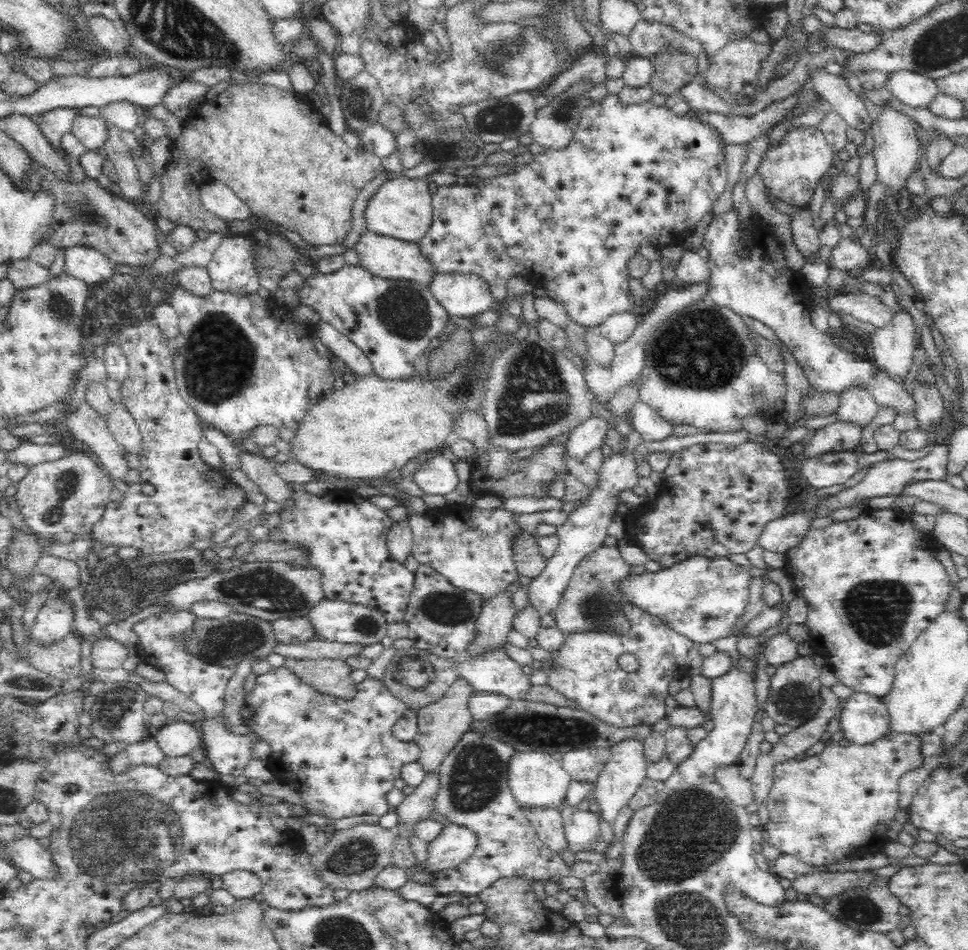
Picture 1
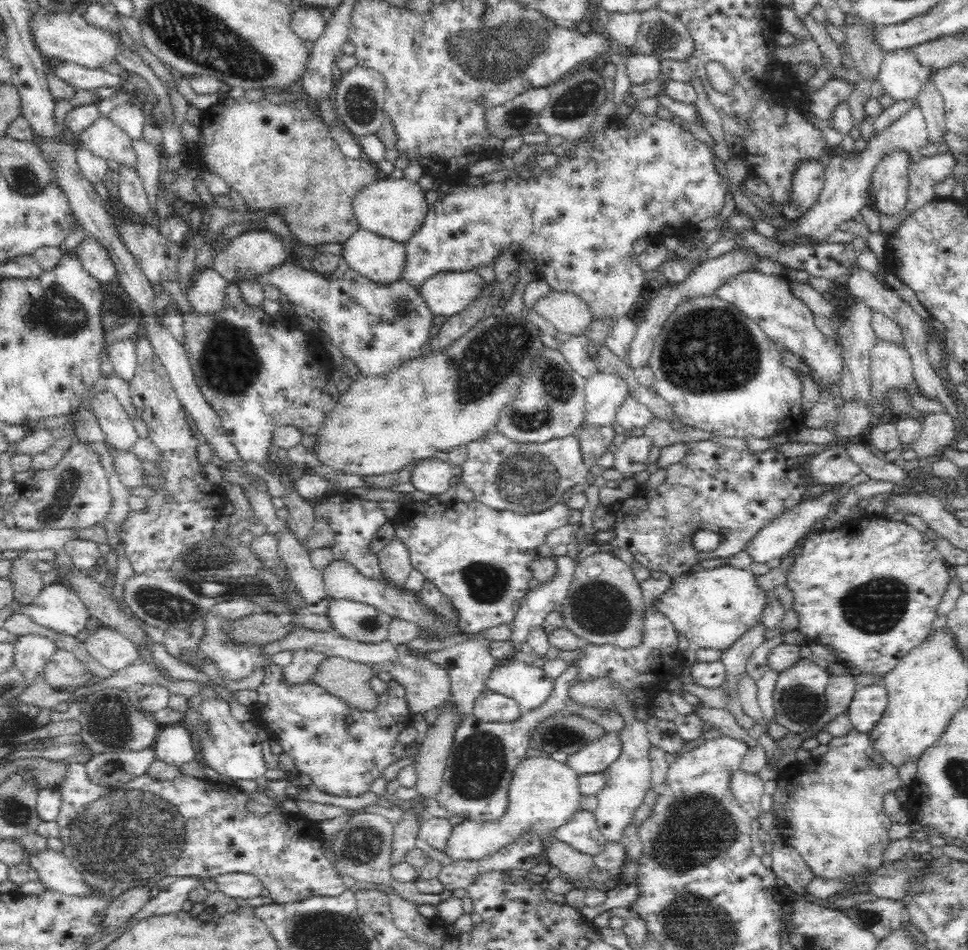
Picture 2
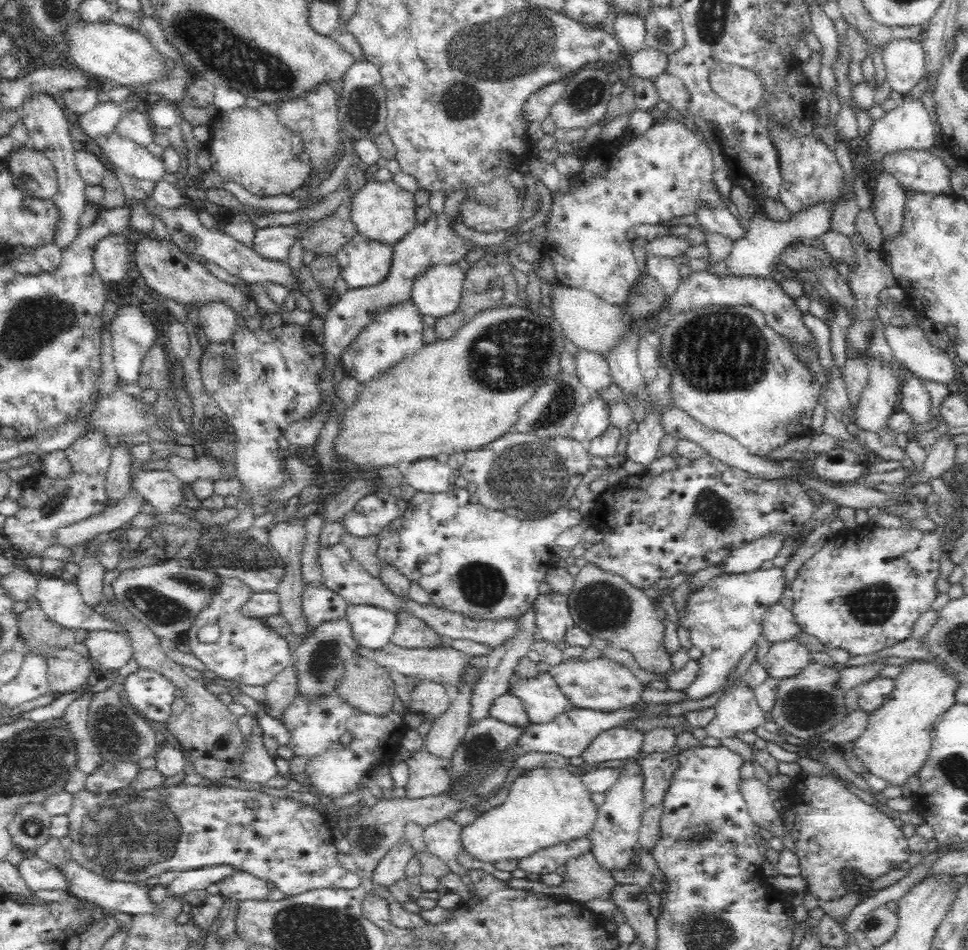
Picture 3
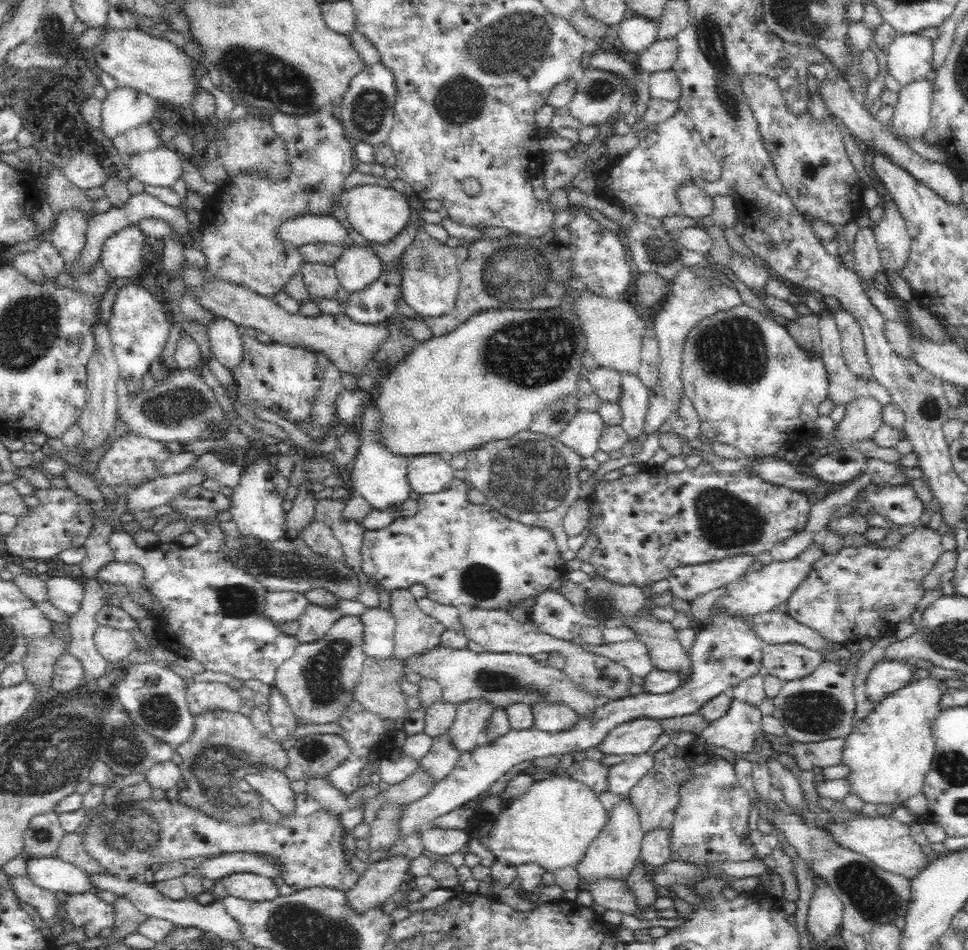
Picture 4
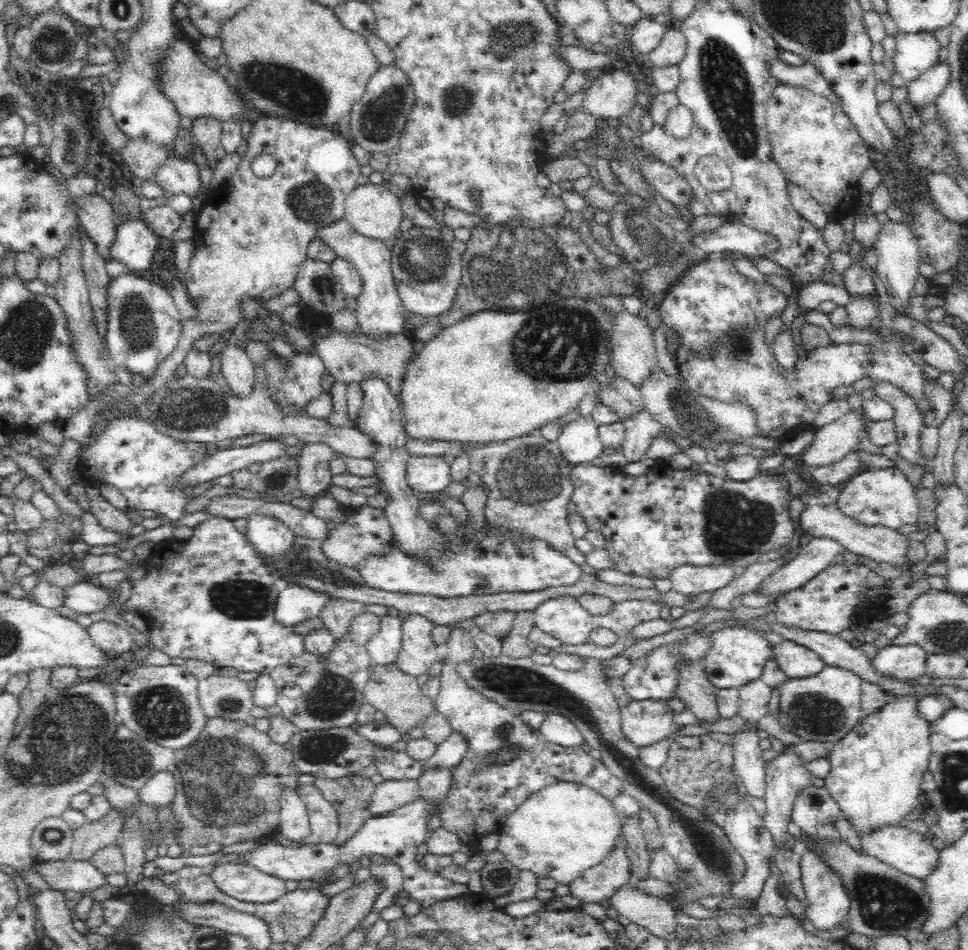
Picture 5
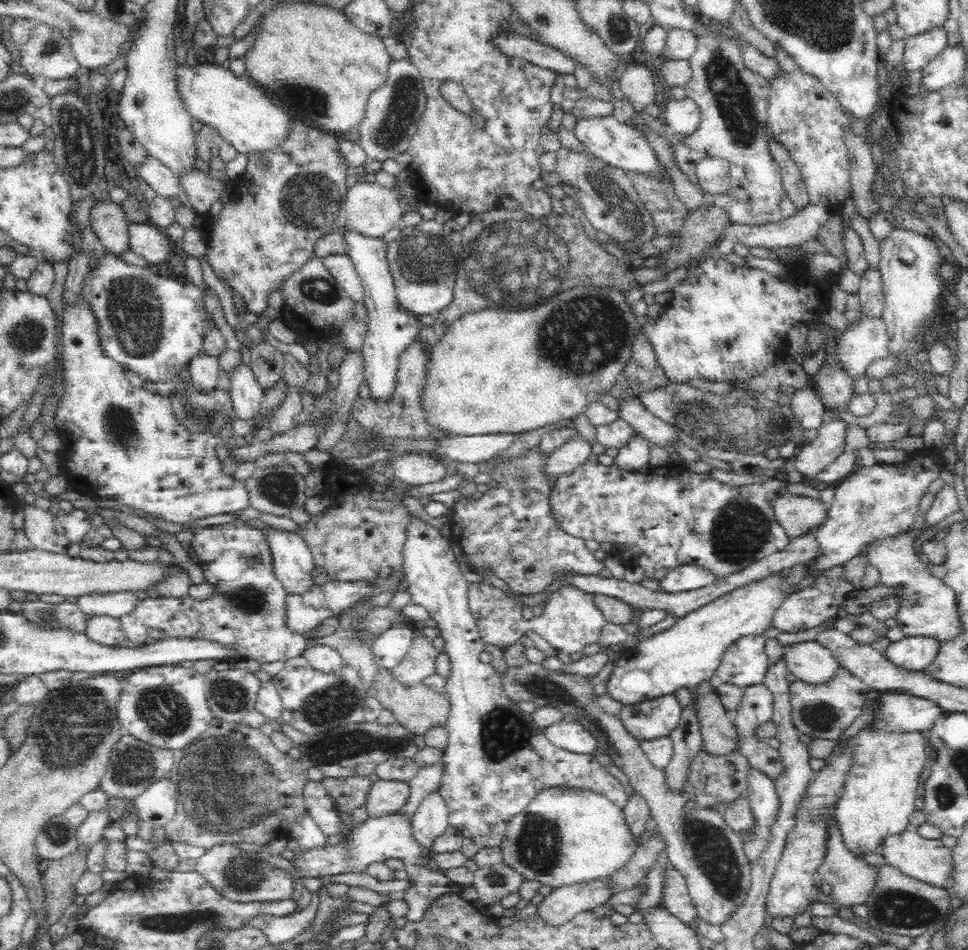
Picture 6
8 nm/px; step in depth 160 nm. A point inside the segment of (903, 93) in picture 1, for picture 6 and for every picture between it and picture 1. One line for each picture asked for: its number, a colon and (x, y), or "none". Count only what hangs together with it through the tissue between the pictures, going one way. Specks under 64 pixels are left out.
2: (902, 78)
3: (904, 60)
4: (909, 56)
5: (914, 53)
6: (919, 50)

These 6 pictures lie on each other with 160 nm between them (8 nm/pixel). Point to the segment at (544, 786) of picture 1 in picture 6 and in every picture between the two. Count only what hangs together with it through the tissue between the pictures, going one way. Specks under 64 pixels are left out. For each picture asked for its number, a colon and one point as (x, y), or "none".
2: (543, 794)
3: (544, 806)
4: (552, 822)
5: (565, 827)
6: (566, 835)

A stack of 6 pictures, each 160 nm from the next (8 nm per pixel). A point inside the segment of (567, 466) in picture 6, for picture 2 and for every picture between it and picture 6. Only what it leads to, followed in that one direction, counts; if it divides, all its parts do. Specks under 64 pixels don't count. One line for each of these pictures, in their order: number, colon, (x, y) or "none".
2: (604, 393)
3: (594, 419)
4: (583, 434)
5: (579, 441)

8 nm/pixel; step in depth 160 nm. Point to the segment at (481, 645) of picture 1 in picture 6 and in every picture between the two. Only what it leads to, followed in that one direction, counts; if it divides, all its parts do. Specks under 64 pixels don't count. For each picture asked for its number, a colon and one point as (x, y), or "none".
2: (468, 662)
3: (447, 730)
4: (443, 754)
5: (434, 782)
6: (431, 818)

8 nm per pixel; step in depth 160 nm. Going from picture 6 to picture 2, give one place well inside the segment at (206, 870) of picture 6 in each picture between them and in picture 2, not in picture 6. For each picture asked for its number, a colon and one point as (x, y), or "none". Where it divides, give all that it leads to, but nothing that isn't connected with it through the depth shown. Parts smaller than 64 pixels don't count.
2: (244, 886)
3: (242, 886)
4: (247, 886)
5: (243, 883)

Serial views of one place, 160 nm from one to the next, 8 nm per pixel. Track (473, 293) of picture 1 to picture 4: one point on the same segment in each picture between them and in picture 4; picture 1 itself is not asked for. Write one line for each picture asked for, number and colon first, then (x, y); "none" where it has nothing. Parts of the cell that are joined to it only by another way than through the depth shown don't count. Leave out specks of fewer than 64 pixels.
2: (447, 293)
3: (438, 292)
4: (431, 281)

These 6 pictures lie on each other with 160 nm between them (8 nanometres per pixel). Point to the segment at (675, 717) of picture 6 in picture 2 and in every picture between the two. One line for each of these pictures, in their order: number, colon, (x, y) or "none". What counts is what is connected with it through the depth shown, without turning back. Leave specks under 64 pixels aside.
2: (593, 758)
3: (616, 743)
4: (635, 737)
5: (643, 722)

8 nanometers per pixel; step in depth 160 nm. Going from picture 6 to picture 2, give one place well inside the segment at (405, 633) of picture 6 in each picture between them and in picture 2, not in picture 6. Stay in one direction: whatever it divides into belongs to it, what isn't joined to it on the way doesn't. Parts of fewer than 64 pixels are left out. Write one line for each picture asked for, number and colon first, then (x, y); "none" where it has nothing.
2: (358, 621)
3: (372, 626)
4: (378, 625)
5: (382, 647)

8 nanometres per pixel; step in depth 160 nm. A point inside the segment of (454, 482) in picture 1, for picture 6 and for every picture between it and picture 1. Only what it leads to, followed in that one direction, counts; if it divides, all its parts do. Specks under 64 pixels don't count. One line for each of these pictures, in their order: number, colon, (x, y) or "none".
2: (432, 476)
3: (429, 475)
4: (426, 474)
5: (426, 474)
6: (414, 469)

